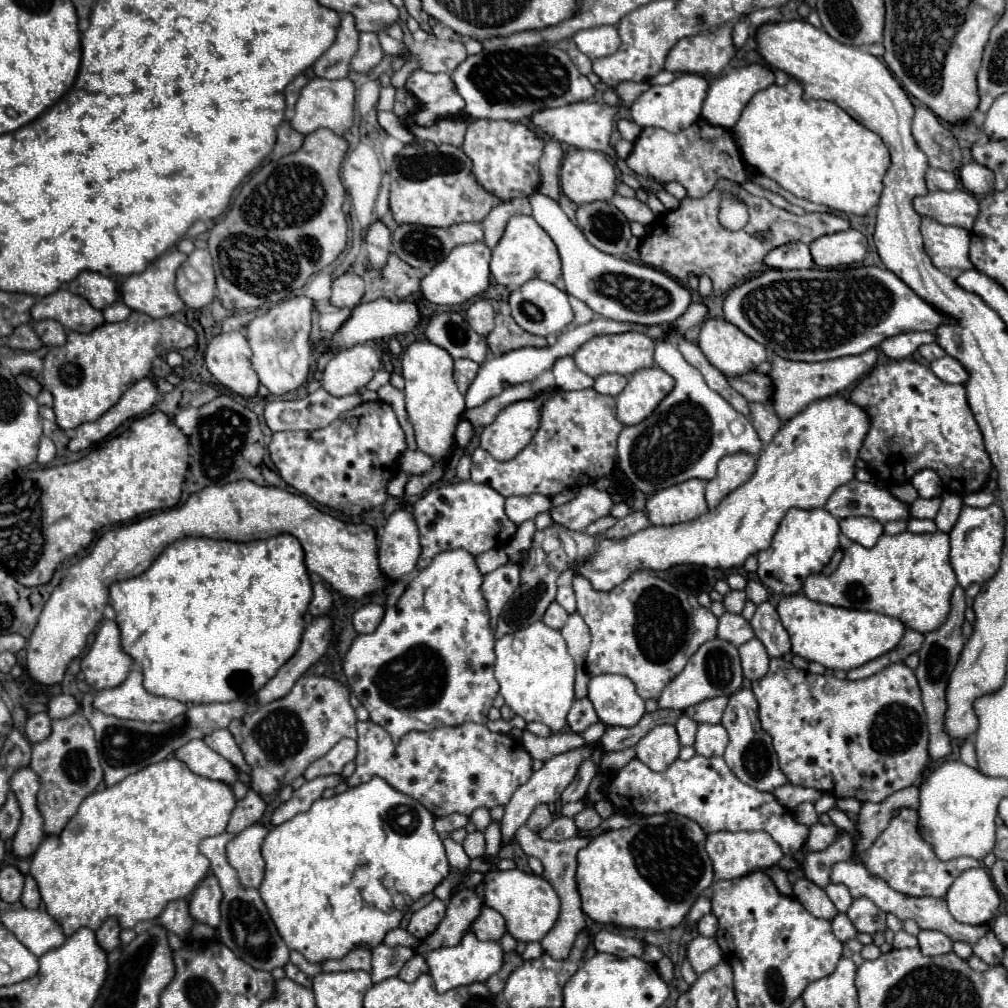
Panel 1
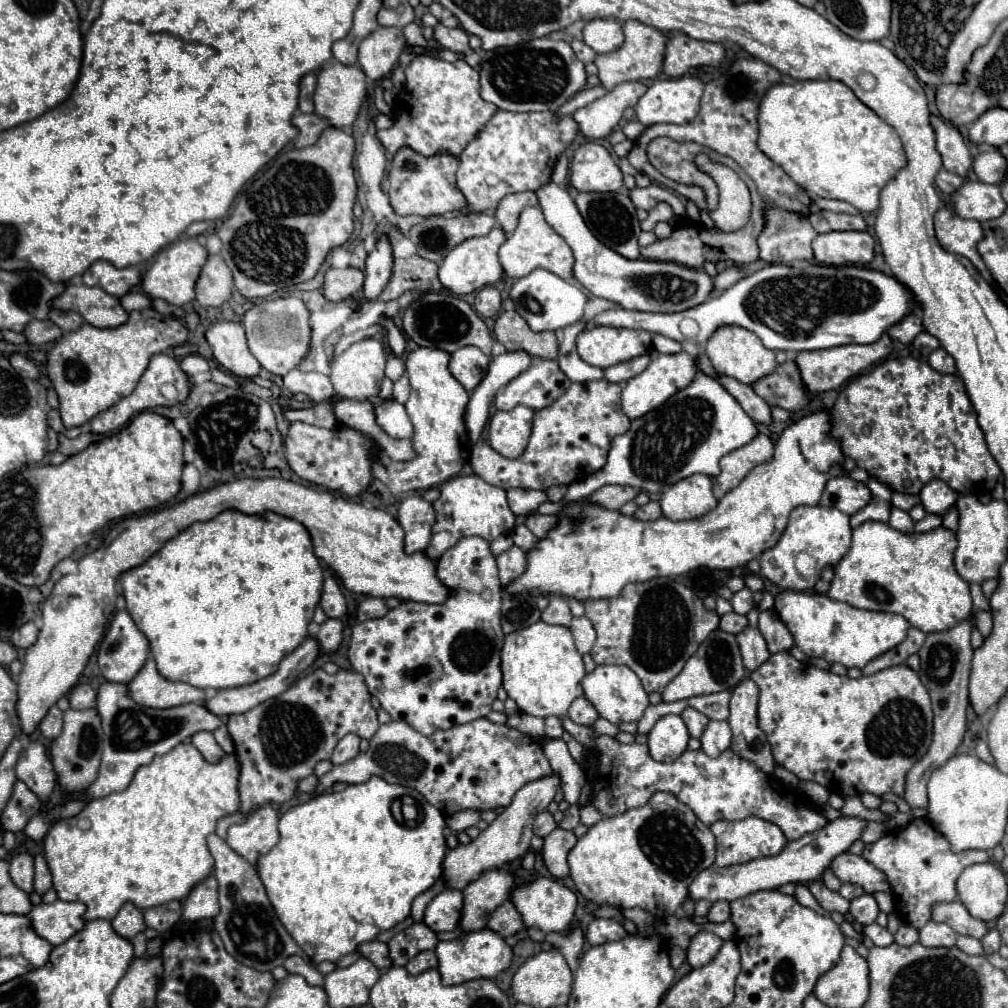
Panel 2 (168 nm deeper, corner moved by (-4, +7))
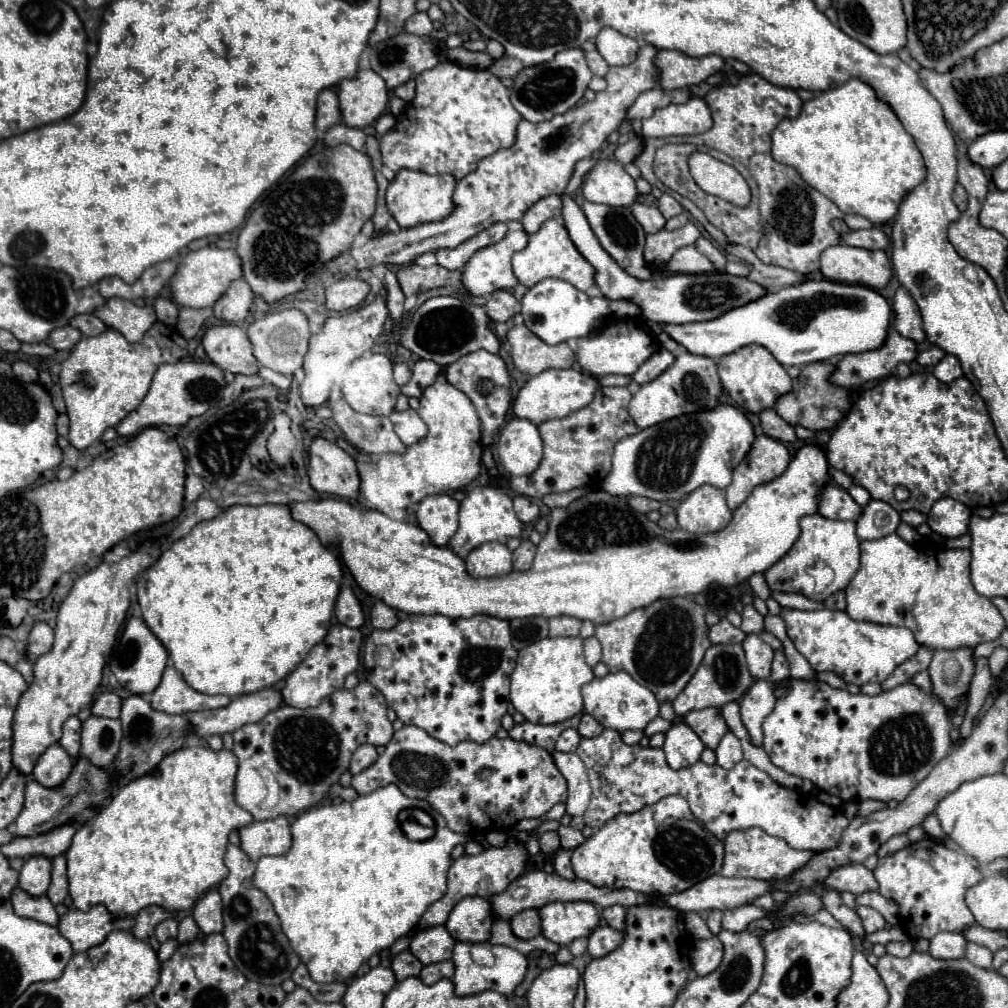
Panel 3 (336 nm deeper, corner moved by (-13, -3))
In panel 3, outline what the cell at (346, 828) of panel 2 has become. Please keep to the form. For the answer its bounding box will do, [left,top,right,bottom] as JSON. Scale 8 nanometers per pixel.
[251,785,467,983]

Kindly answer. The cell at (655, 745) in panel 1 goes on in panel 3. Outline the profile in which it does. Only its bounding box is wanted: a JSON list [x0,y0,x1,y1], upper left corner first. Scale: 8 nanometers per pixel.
[665,723,705,769]

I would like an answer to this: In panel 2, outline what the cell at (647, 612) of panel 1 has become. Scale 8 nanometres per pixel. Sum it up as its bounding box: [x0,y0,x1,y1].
[584,577,720,693]

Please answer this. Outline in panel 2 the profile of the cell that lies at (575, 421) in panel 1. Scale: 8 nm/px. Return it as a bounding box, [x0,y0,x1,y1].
[470,379,630,491]

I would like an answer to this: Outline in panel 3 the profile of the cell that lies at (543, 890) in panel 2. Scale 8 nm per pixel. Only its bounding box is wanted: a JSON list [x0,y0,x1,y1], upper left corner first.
[539,903,599,945]

